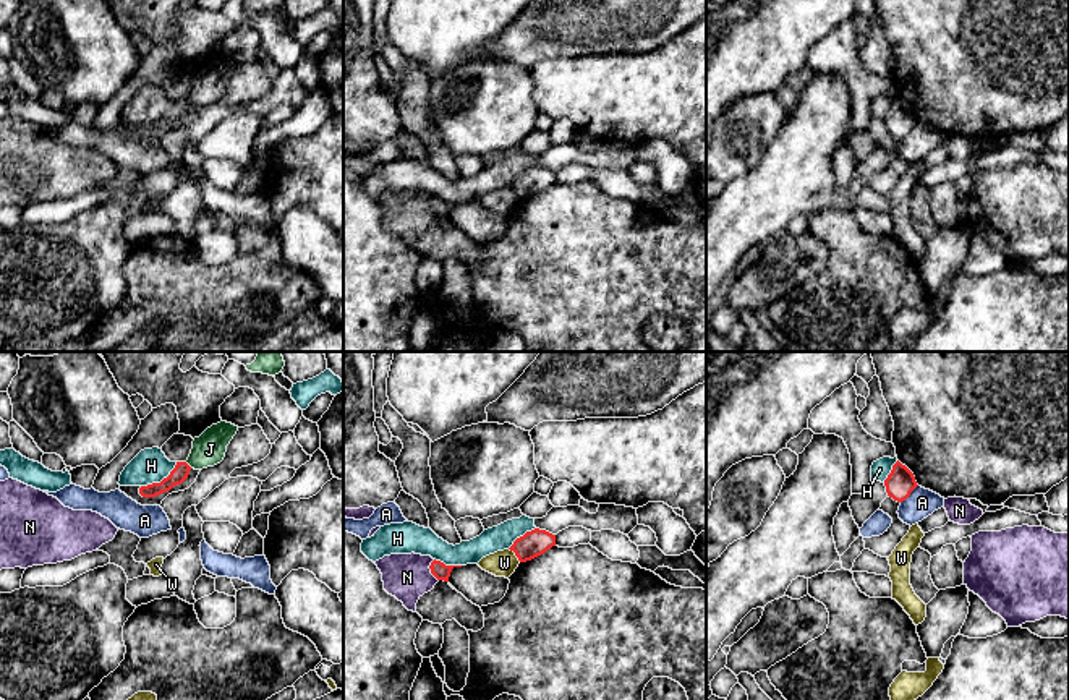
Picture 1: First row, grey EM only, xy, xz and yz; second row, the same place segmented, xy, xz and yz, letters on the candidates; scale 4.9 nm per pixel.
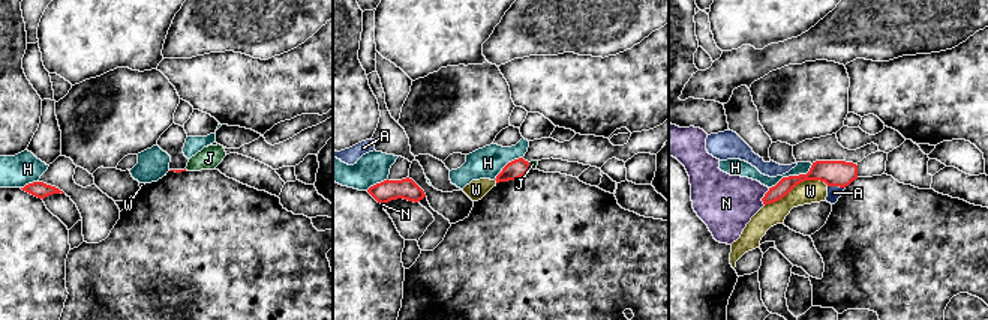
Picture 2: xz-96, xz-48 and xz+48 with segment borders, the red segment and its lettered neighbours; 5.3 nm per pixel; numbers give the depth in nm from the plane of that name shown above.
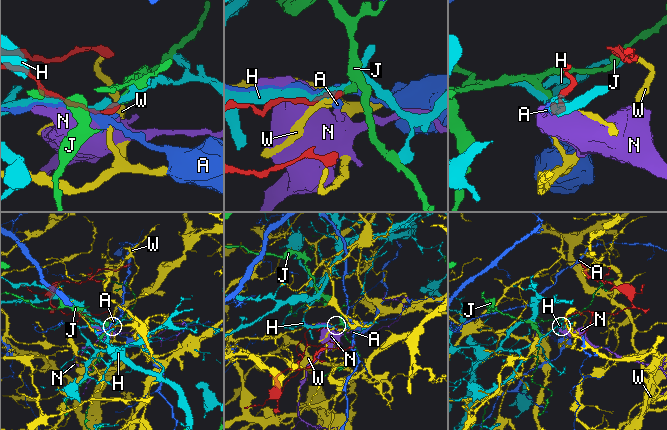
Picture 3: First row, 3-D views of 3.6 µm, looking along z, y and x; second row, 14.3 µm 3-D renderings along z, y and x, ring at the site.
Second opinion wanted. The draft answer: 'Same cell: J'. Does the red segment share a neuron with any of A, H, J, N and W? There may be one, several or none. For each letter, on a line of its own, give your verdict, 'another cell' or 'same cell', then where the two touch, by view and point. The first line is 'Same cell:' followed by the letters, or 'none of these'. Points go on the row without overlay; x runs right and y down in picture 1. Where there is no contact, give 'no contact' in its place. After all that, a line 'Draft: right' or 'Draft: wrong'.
Same cell: none of these
A: another cell; meets red in yz at (909, 132)
H: another cell; meets red in xy at (162, 117)
J: another cell; meets red in xy at (187, 101)
N: another cell; meets red in xz at (431, 208)
W: another cell; meets red in xz at (515, 192)
Draft: wrong

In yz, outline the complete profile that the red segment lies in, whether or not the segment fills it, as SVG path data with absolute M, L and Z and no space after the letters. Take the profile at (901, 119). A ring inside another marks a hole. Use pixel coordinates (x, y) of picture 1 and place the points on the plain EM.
M899 97L892 102L891 110L884 117L886 130L897 139L905 138L918 123L914 110Z

